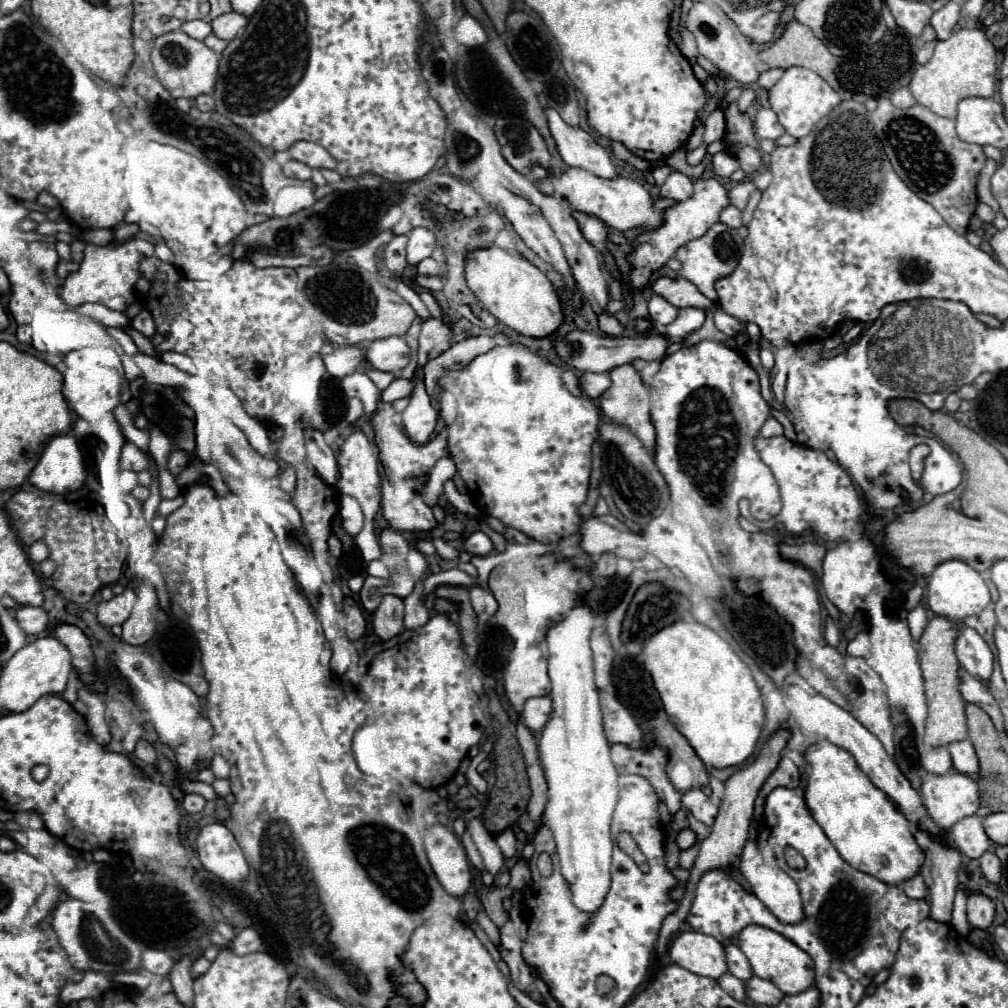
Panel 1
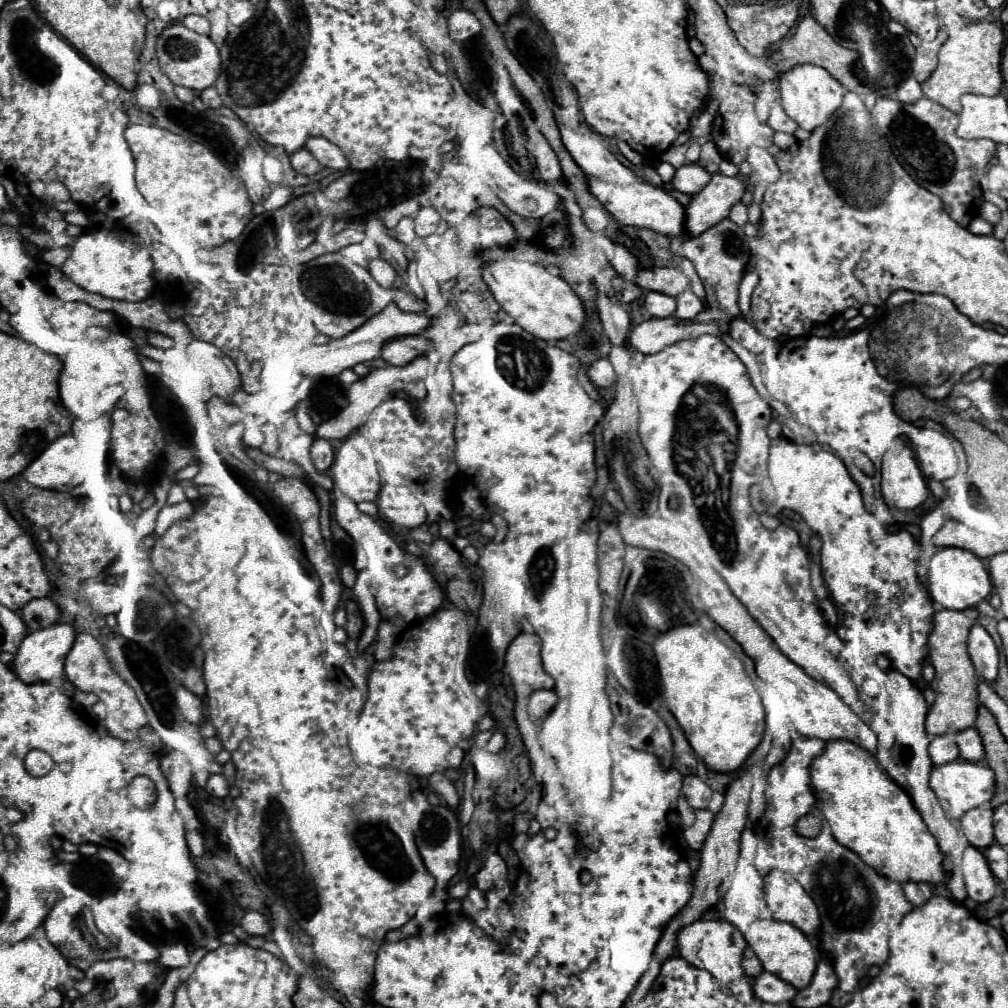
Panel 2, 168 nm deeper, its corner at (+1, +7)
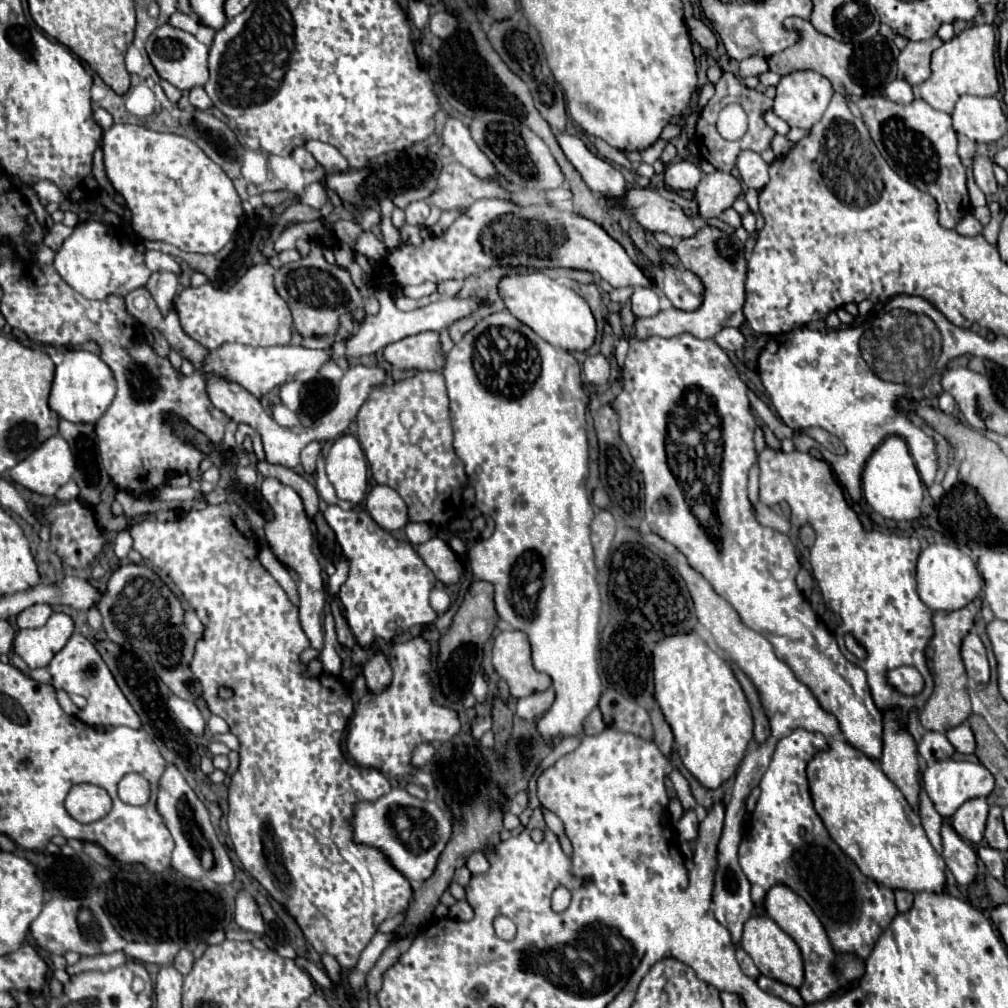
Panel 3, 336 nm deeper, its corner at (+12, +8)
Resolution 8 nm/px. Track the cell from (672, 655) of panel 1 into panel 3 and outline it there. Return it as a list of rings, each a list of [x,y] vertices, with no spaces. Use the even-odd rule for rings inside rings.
[[[694,632],[664,638],[654,648],[654,694],[673,732],[673,750],[680,756],[686,770],[710,790],[716,790],[730,780],[746,754],[748,742],[754,738],[752,712],[730,666]]]

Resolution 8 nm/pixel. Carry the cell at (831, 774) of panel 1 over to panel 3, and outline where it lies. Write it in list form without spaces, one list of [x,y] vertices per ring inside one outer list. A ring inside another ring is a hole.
[[[834,740],[830,750],[820,752],[808,764],[808,782],[814,808],[828,828],[832,840],[850,856],[860,872],[890,890],[944,892],[946,864],[932,848],[920,816],[906,802],[894,782],[886,778],[880,764],[854,746]]]

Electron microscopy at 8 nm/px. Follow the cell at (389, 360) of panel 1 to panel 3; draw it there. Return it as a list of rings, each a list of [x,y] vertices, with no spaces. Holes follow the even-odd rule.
[[[420,332],[414,336],[408,336],[404,340],[398,340],[390,346],[384,348],[384,358],[402,370],[432,370],[432,372],[442,372],[444,370],[444,362],[446,362],[446,354],[442,352],[440,346],[440,332]]]

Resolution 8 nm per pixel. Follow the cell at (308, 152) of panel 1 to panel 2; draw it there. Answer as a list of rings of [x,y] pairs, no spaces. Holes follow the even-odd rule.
[[[309,137],[303,145],[323,167],[329,167],[329,169],[335,169],[335,171],[341,171],[341,169],[347,169],[347,159],[343,155],[343,151],[333,145],[331,141],[327,141],[325,137]]]

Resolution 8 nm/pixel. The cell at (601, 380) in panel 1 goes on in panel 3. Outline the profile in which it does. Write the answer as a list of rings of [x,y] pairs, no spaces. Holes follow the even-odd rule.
[[[602,354],[588,356],[584,362],[584,376],[592,384],[598,384],[598,386],[606,384],[610,378],[610,362]]]

